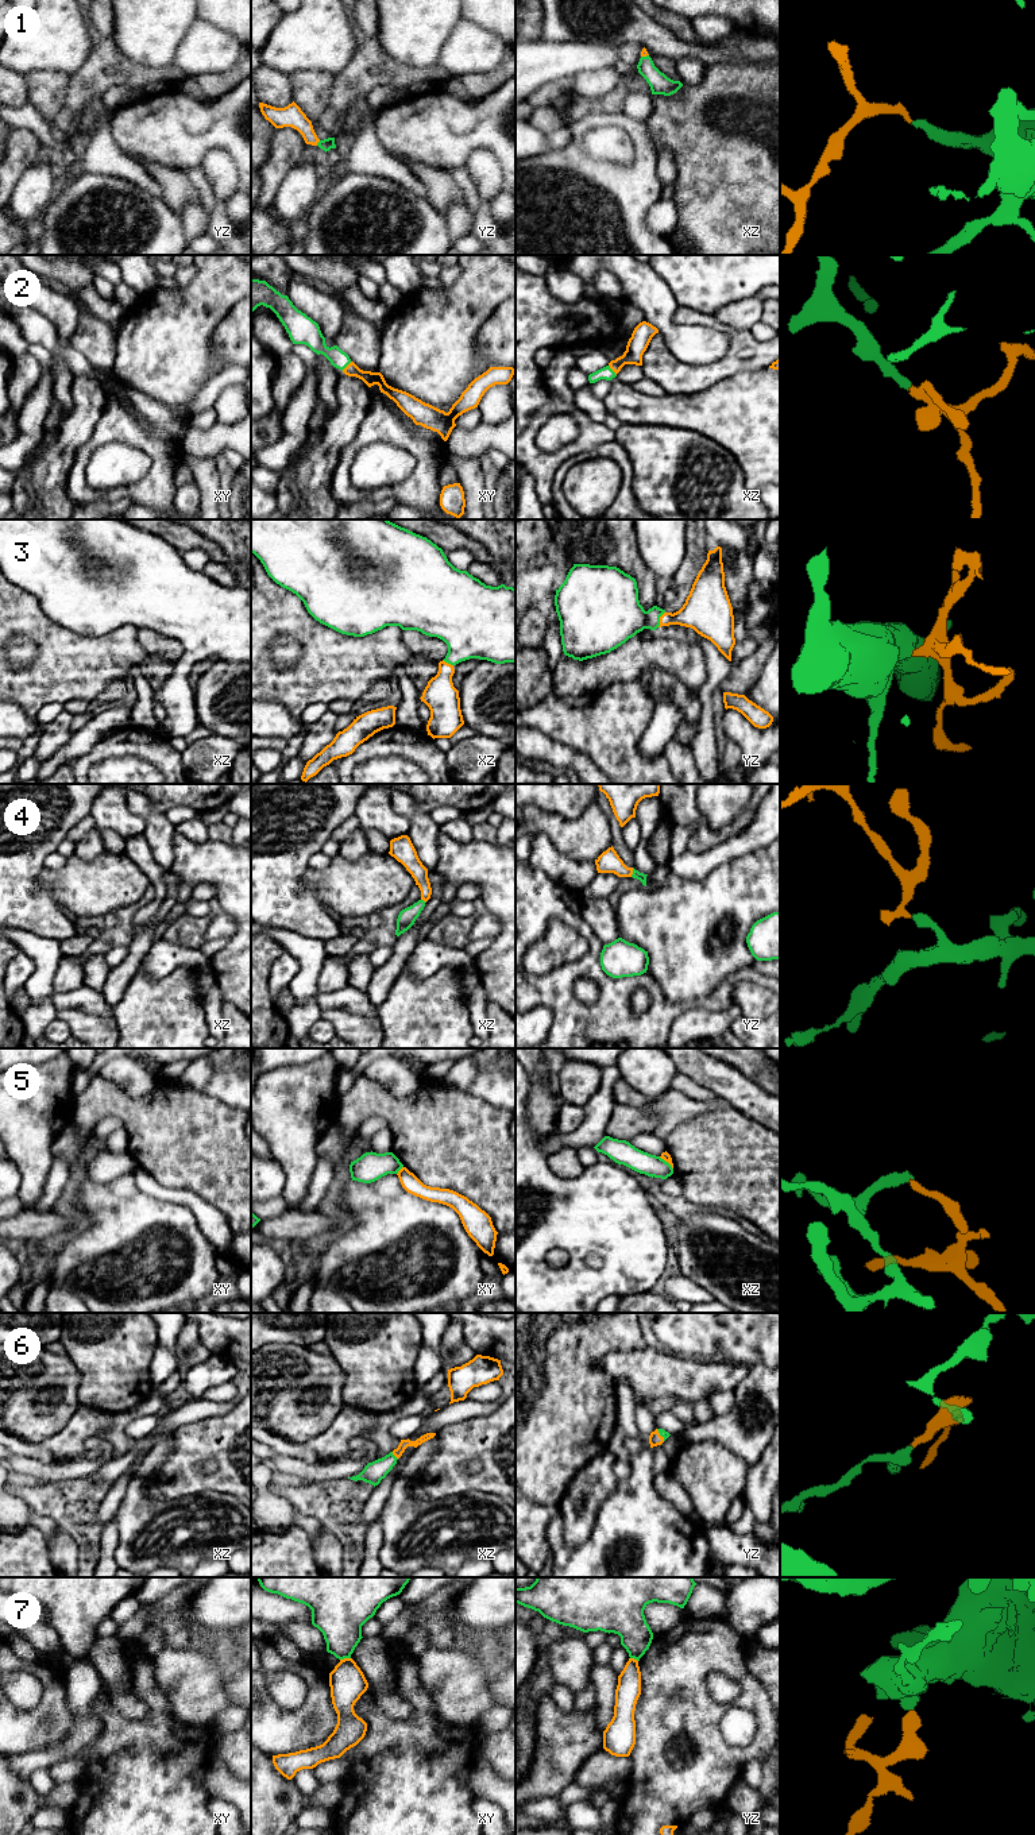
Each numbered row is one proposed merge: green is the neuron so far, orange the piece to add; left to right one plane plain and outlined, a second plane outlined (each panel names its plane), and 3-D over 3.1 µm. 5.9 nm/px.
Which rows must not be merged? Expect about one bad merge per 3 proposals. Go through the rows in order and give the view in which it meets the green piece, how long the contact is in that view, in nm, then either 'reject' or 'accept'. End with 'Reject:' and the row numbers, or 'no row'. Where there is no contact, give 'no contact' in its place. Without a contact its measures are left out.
1: contact in yz; length 40 nm; accept
2: contact in xz; length 80 nm; accept
3: contact in yz; length 100 nm; accept
4: contact in yz; length 60 nm; accept
5: contact in xy; length 70 nm; reject
6: contact in xz; length 60 nm; accept
7: contact in xy; length 70 nm; reject
Reject: 5, 7

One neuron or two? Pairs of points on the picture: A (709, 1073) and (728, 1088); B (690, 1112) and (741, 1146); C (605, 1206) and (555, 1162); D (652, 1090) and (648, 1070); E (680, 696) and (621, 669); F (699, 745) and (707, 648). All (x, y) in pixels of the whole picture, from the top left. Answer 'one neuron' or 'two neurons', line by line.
A: one neuron
B: two neurons
C: two neurons
D: one neuron
E: two neurons
F: one neuron

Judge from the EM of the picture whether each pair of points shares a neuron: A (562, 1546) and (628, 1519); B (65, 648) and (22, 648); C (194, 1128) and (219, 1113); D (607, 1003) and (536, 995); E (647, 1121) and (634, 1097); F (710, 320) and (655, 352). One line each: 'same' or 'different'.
A: same
B: different
C: same
D: same
E: different
F: same

